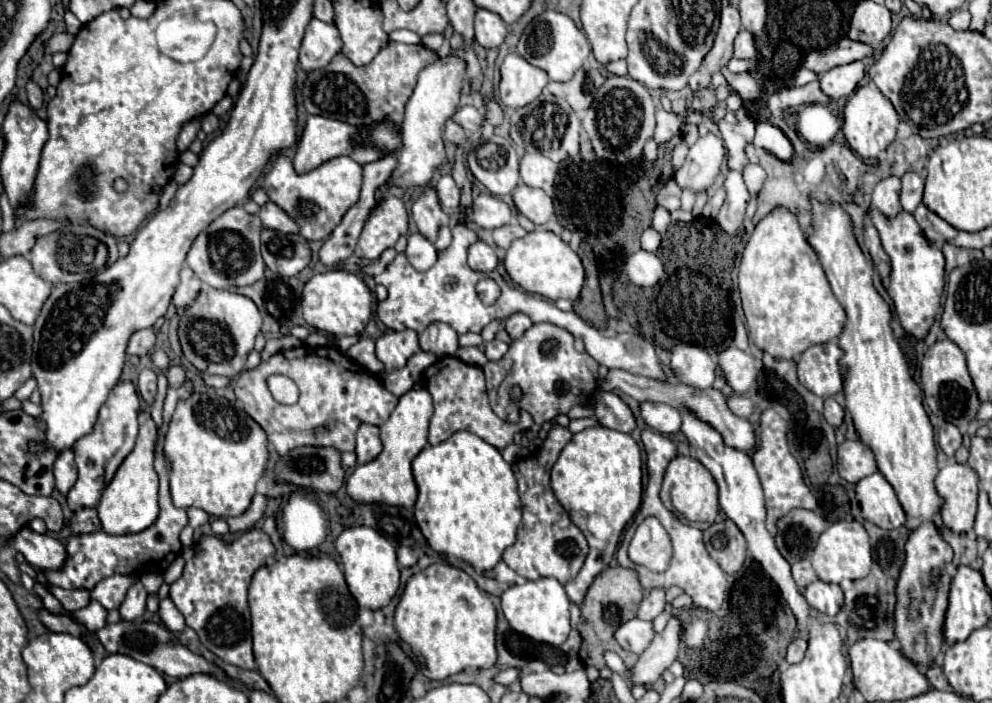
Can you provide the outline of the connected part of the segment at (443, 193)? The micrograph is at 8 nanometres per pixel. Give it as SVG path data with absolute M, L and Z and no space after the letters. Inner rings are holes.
M442 175L442 179L436 183L436 191L438 191L442 207L458 209L458 205L460 205L460 189L458 189L456 181L452 179L452 175Z

